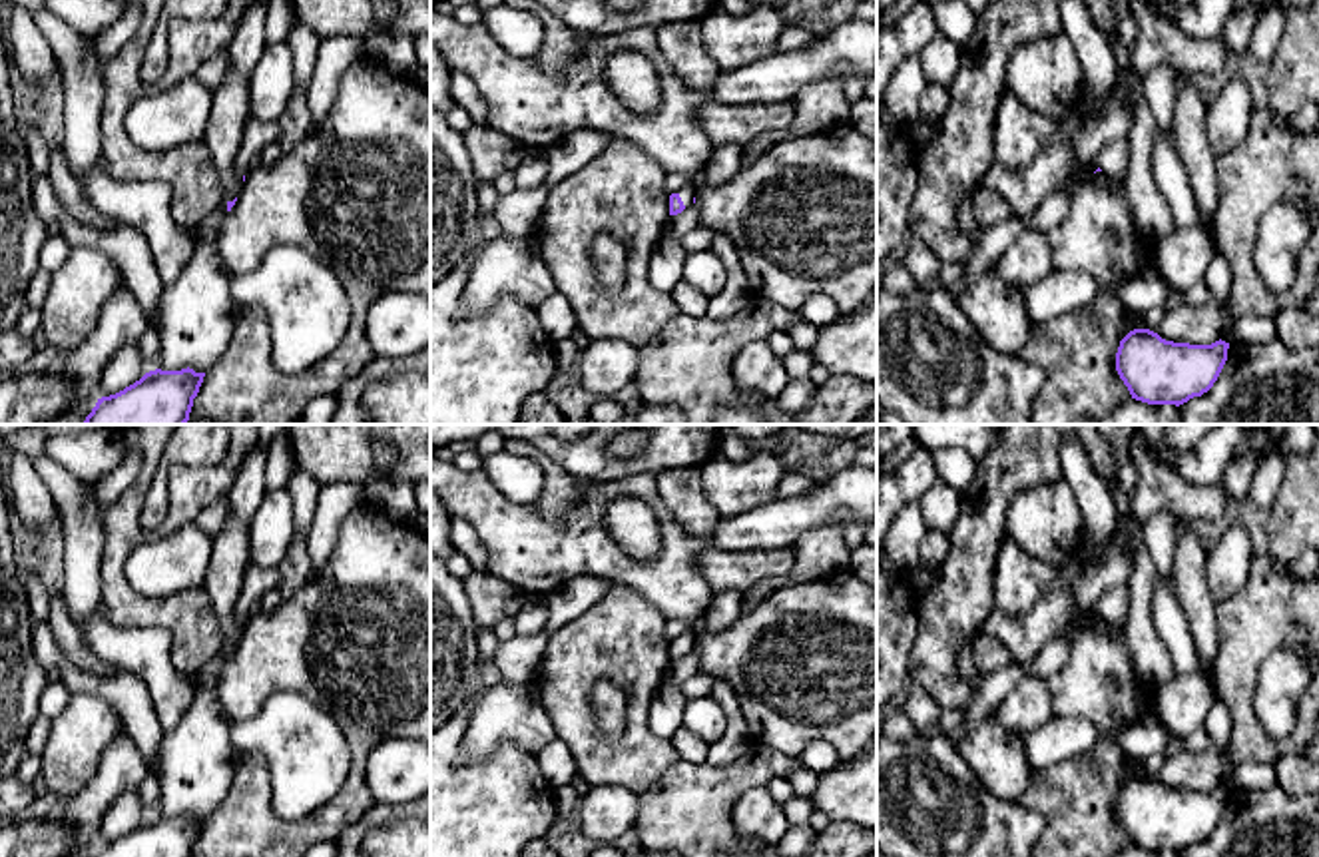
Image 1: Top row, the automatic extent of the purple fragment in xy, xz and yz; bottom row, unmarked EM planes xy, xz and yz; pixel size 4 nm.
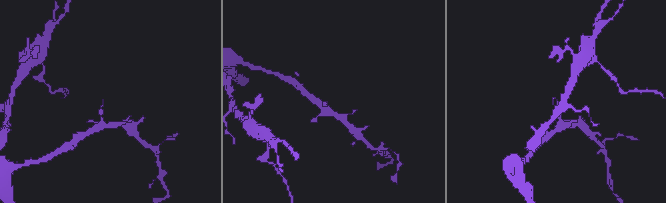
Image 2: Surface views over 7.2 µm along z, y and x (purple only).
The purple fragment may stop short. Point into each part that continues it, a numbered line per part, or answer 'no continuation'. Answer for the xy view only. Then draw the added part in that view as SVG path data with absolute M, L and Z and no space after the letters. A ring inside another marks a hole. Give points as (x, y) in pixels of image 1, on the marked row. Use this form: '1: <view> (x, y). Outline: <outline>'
no continuation

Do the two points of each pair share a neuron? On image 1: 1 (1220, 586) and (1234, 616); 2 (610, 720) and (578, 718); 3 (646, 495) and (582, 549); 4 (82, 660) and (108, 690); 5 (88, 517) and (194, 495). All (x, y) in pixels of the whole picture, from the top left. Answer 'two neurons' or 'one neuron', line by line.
1: two neurons
2: two neurons
3: one neuron
4: two neurons
5: two neurons

